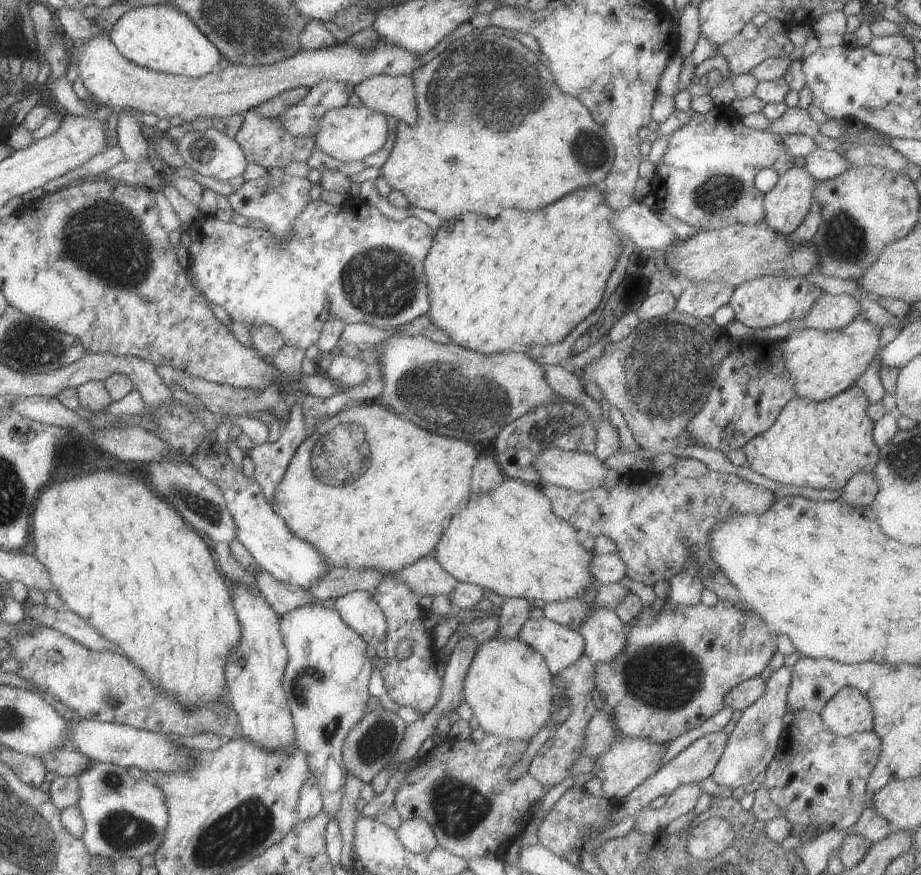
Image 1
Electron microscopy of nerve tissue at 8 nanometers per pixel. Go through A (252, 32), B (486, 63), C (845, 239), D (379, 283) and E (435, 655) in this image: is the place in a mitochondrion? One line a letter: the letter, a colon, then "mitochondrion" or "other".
A: mitochondrion
B: mitochondrion
C: mitochondrion
D: mitochondrion
E: other

